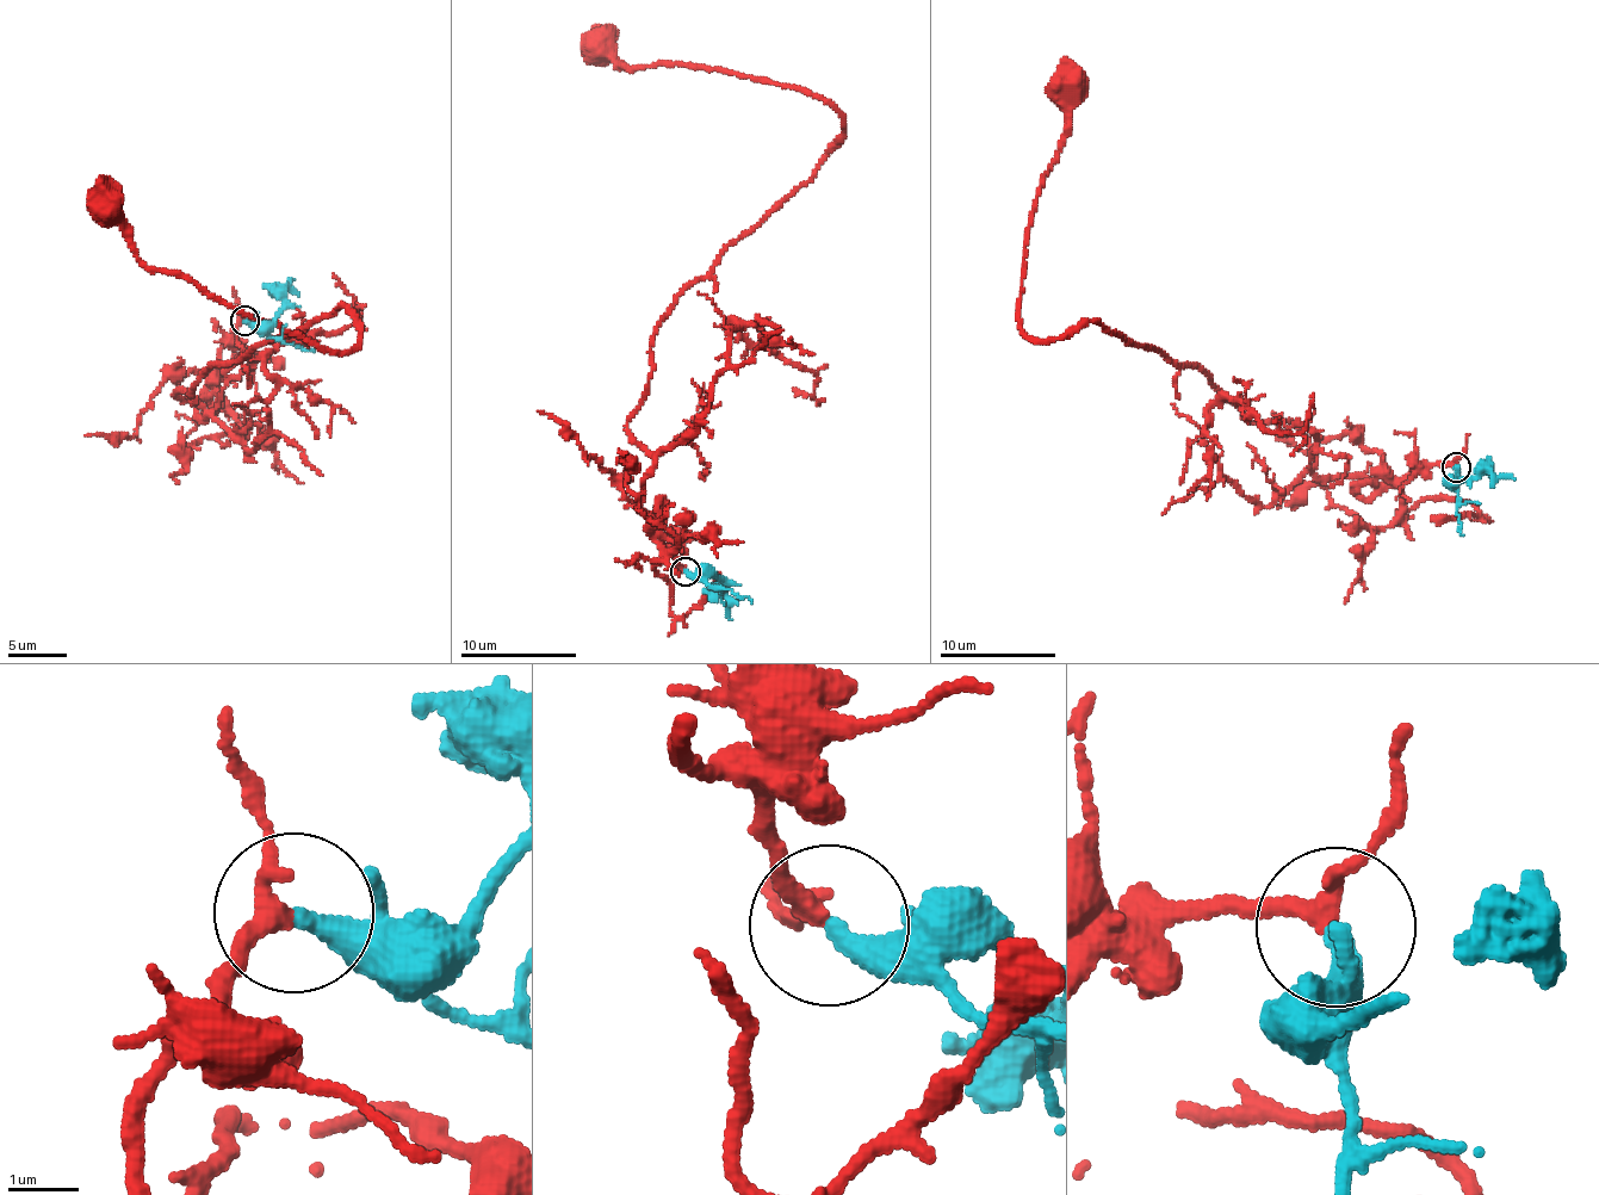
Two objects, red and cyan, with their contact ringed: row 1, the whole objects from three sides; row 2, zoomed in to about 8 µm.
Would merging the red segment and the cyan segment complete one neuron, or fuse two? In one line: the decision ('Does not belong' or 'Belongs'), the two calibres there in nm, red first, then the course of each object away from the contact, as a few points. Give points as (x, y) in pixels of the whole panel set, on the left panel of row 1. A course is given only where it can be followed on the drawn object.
Belongs. Thickness 240 nm (red) against 320 nm. Course of red: (243, 321), (194, 415), (174, 394), (203, 369), (346, 305), (357, 346), (148, 268), (109, 204). Course of cyan: (243, 321), (270, 327), (283, 307), (284, 291), (295, 279)

